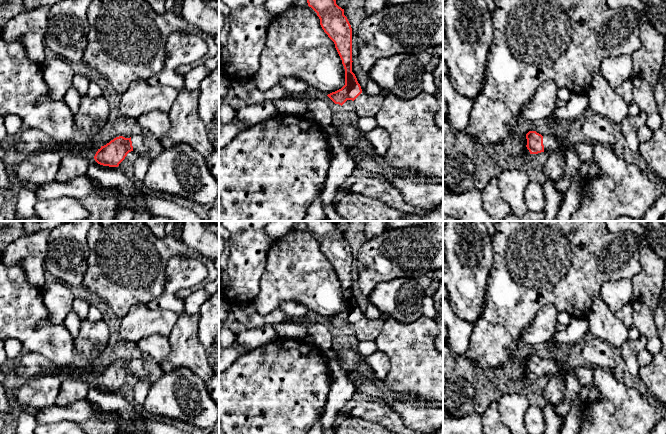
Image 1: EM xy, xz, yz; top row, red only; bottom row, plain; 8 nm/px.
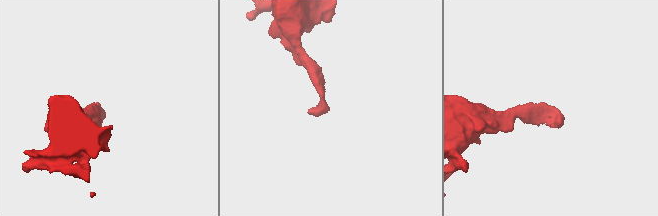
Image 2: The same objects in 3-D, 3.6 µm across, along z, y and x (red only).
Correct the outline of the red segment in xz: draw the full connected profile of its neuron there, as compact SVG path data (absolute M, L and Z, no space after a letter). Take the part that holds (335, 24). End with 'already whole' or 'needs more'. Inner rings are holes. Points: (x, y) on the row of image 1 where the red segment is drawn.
M307 0L307 3L317 13L322 29L334 42L345 69L345 85L327 96L341 106L352 100L352 109L357 117L375 117L385 96L364 93L352 72L352 28L344 9L336 4L336 0Z; needs more

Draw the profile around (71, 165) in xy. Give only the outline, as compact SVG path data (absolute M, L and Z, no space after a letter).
M63 154L55 180L63 182L81 175L86 175L90 161L91 159L81 155Z

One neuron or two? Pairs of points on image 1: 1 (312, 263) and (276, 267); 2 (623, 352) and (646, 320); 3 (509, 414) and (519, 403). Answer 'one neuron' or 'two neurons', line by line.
1: one neuron
2: two neurons
3: one neuron

